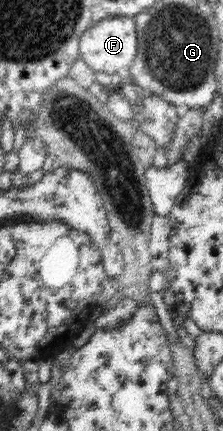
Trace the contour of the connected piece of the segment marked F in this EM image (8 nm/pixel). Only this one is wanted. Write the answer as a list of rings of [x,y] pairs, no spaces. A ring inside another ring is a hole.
[[[114,16],[100,20],[79,37],[78,50],[80,57],[95,76],[99,76],[108,83],[113,82],[114,79],[127,73],[138,53],[135,18]]]

